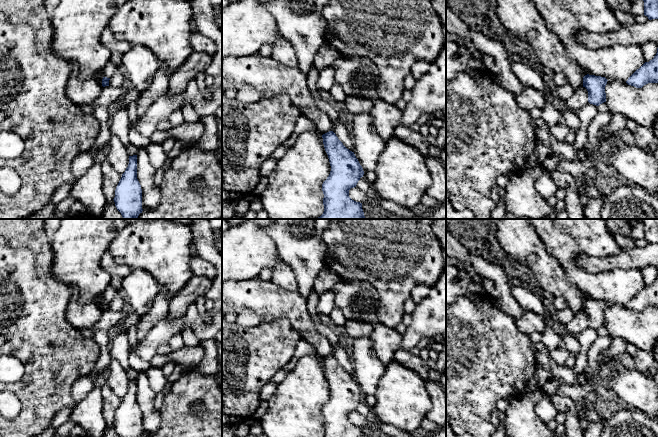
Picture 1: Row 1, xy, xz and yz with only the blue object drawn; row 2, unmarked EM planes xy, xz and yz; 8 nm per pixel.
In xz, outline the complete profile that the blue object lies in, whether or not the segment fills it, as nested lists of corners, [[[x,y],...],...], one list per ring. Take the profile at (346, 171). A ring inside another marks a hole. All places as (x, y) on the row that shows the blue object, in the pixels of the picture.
[[[333,131],[323,134],[322,138],[331,171],[322,184],[324,212],[315,219],[367,219],[362,203],[349,197],[349,190],[364,175],[362,166]]]

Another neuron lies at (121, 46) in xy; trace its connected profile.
[[[109,27],[104,29],[100,41],[111,52],[118,51],[124,54],[131,48],[128,42],[119,40]]]

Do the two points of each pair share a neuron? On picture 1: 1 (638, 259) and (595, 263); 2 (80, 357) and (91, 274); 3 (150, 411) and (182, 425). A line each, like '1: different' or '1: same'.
1: same
2: different
3: different

